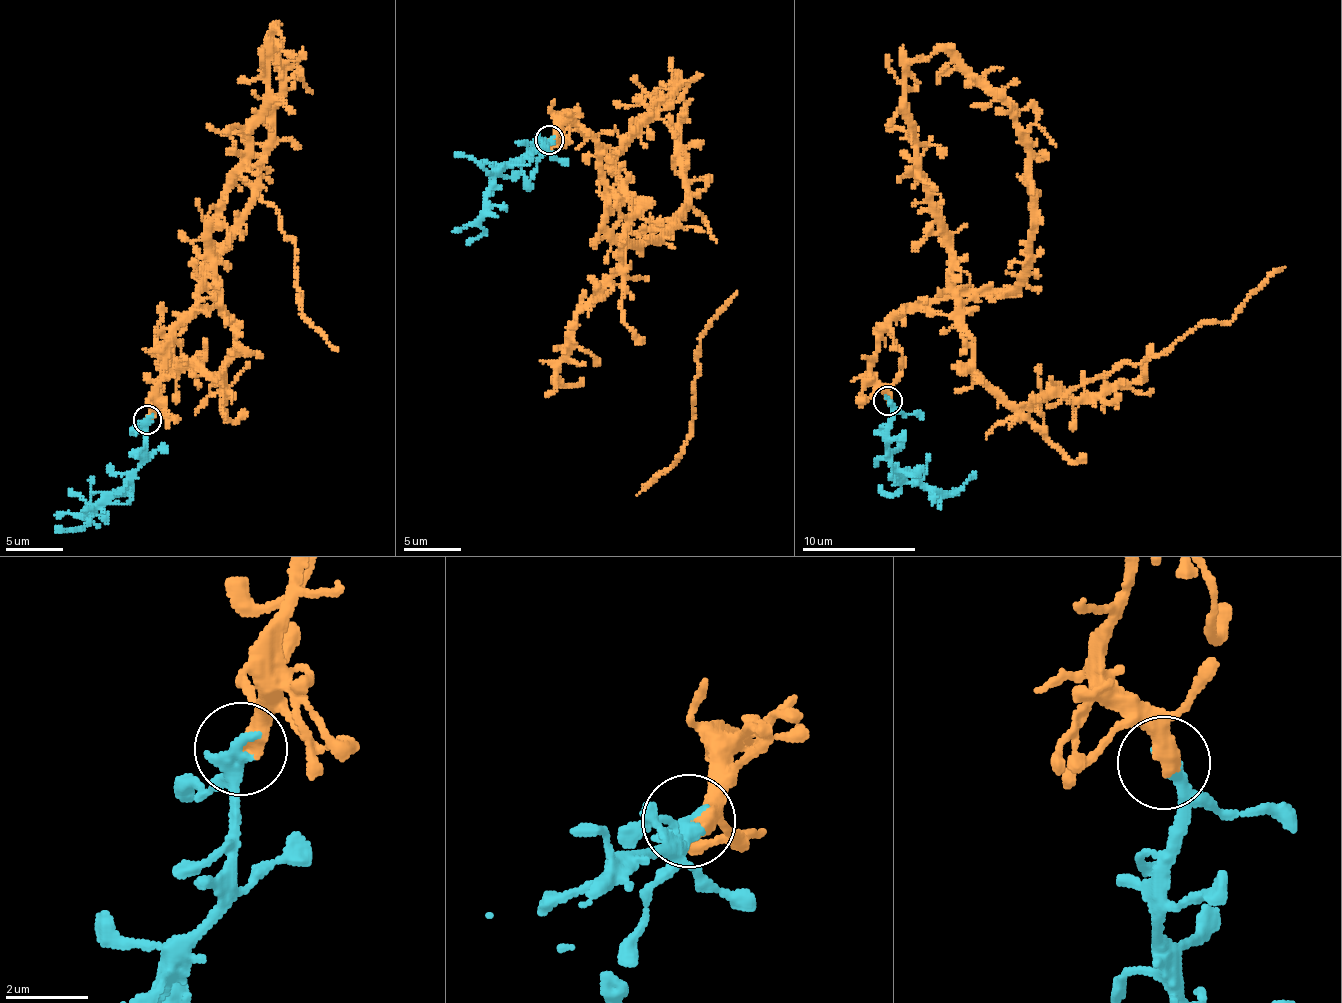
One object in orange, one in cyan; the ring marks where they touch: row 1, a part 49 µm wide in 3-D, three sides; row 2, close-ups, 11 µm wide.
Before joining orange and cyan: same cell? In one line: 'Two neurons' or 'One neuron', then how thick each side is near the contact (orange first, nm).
One neuron. Thickness 500 nm (orange) against 440 nm

